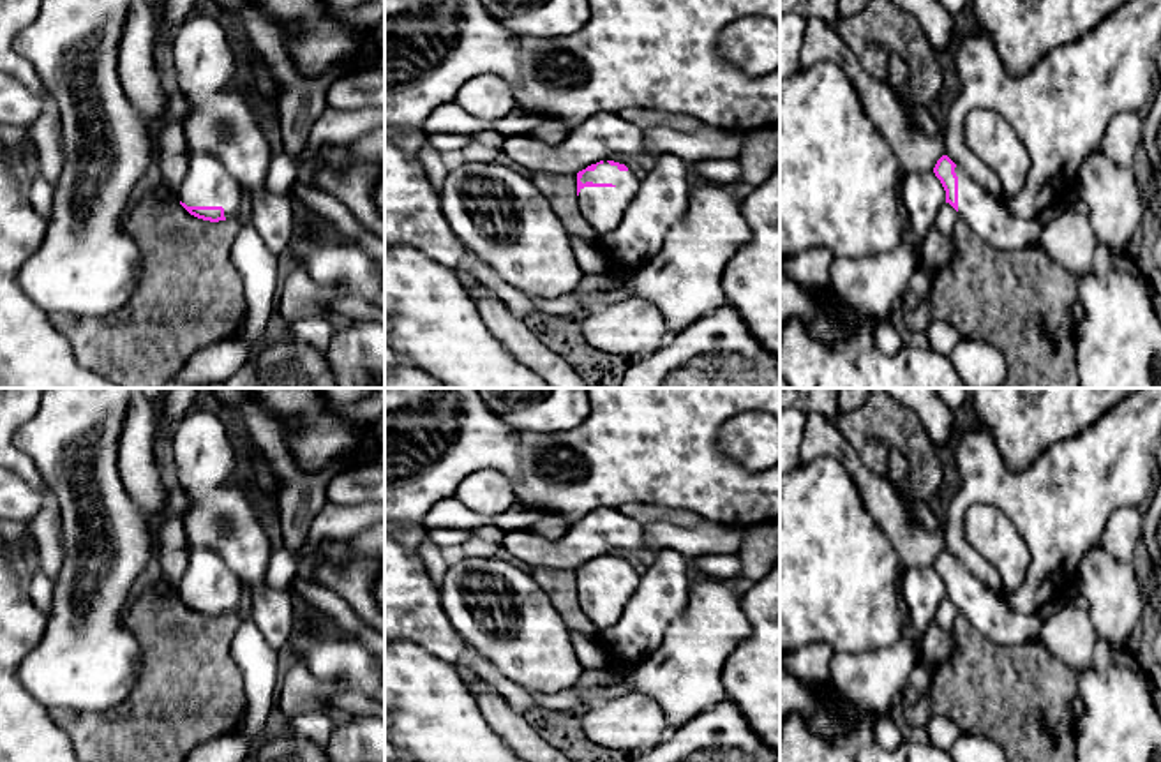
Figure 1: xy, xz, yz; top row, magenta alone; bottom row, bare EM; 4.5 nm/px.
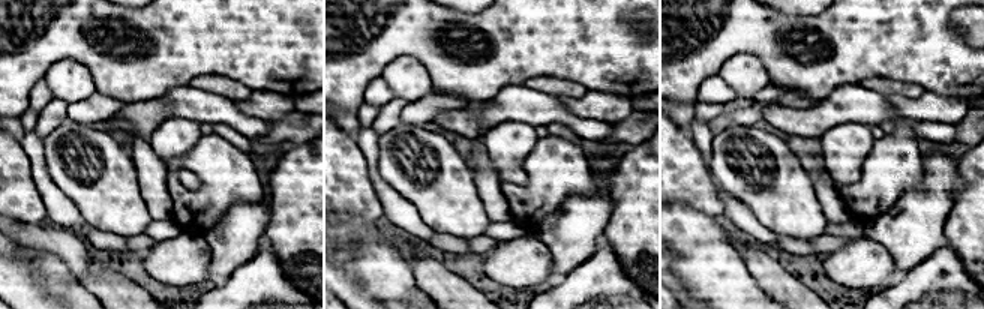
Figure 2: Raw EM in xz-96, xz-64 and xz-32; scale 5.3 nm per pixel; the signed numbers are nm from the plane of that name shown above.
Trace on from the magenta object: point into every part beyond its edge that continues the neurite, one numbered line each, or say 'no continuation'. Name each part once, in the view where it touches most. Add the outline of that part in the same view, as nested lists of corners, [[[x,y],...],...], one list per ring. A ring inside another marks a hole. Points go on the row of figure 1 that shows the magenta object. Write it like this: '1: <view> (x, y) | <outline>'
1: xz (602, 207) | [[[603,161],[595,171],[586,171],[580,182],[595,183],[580,189],[579,208],[602,236],[612,233],[621,224],[625,210],[639,189],[640,175],[632,169],[619,171],[618,166]]]

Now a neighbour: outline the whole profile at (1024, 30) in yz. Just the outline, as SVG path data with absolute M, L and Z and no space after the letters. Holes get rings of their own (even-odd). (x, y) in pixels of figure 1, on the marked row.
M972 0L977 30L988 34L1011 76L1023 76L1052 49L1075 42L1127 0Z

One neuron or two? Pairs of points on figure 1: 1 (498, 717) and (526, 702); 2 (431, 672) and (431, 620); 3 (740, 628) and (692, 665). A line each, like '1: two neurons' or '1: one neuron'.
1: two neurons
2: two neurons
3: one neuron

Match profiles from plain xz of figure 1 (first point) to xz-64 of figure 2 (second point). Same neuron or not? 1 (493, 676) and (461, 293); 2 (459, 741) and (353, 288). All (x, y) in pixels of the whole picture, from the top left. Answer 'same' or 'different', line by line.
1: different
2: different

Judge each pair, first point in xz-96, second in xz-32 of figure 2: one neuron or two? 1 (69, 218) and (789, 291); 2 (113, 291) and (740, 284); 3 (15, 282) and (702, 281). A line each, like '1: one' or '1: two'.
1: two
2: two
3: two

